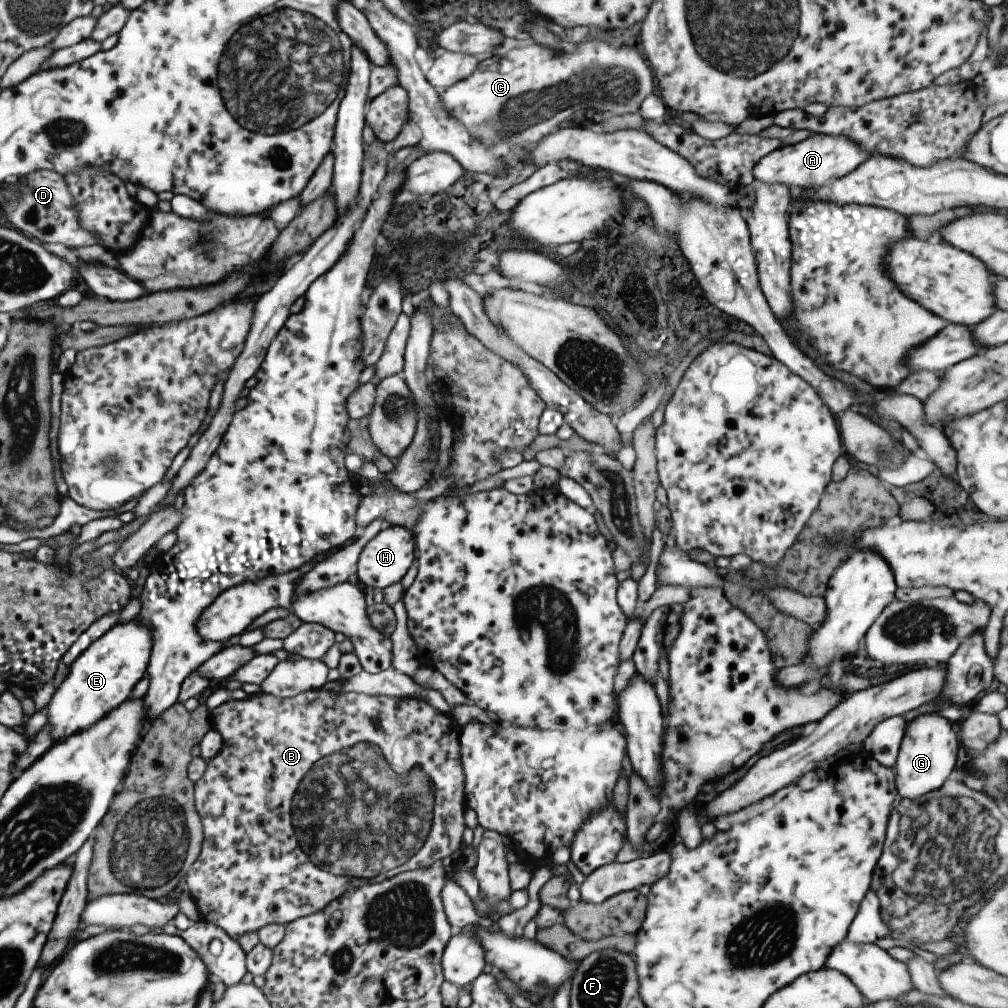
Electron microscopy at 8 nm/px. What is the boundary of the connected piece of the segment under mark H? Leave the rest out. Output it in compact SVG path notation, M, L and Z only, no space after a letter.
M391 525L381 529L371 540L365 543L356 562L356 575L359 582L373 589L383 590L385 587L399 583L407 568L413 562L414 538L412 533L399 525Z

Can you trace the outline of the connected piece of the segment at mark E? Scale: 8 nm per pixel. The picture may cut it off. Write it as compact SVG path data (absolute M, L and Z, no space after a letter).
M133 617L126 622L116 622L81 651L46 704L46 723L50 724L54 743L89 728L99 717L129 698L133 685L145 676L151 649L151 629Z

